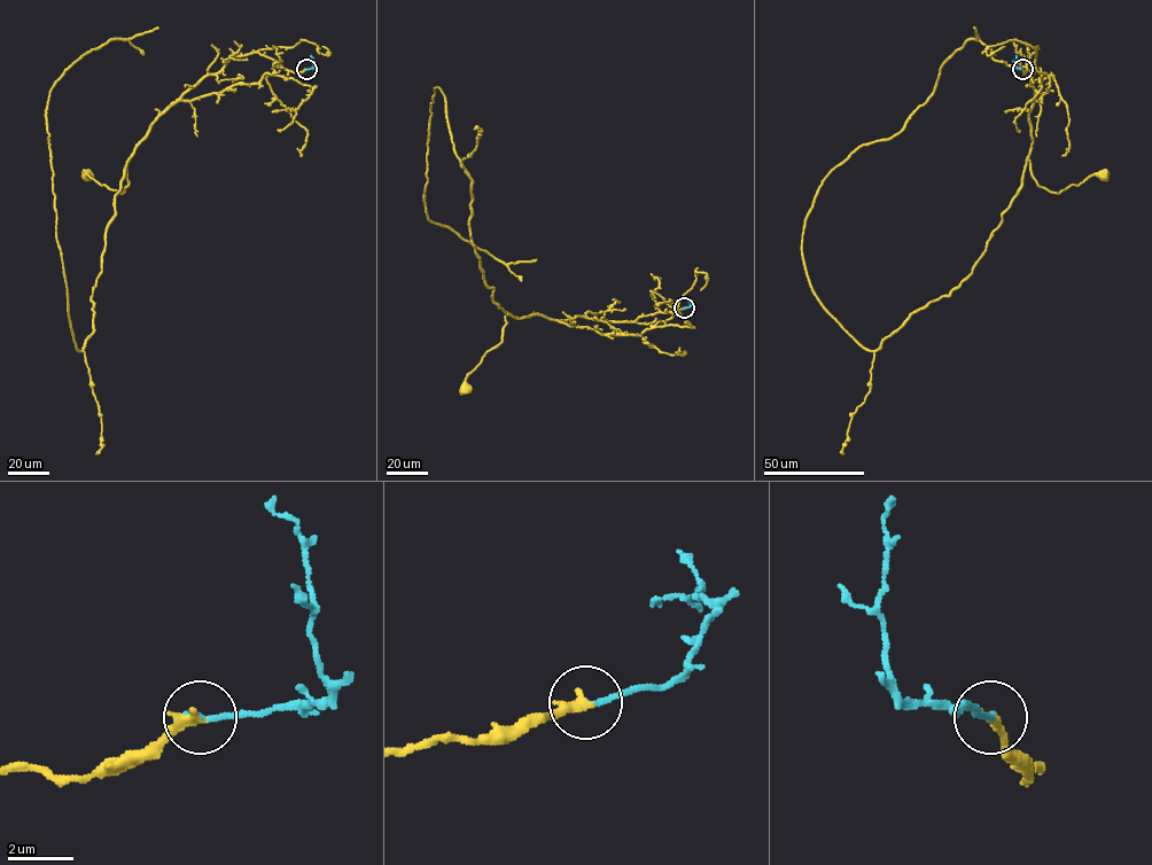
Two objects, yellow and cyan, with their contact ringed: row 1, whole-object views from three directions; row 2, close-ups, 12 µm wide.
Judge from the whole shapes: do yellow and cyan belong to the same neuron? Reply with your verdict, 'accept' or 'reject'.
accept

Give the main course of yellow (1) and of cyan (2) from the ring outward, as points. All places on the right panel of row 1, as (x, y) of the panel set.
1: (1022, 69), (1027, 71), (1035, 52), (1028, 158), (1037, 185), (1058, 193), (1102, 173)
2: (1022, 69), (1017, 68), (1017, 55)

